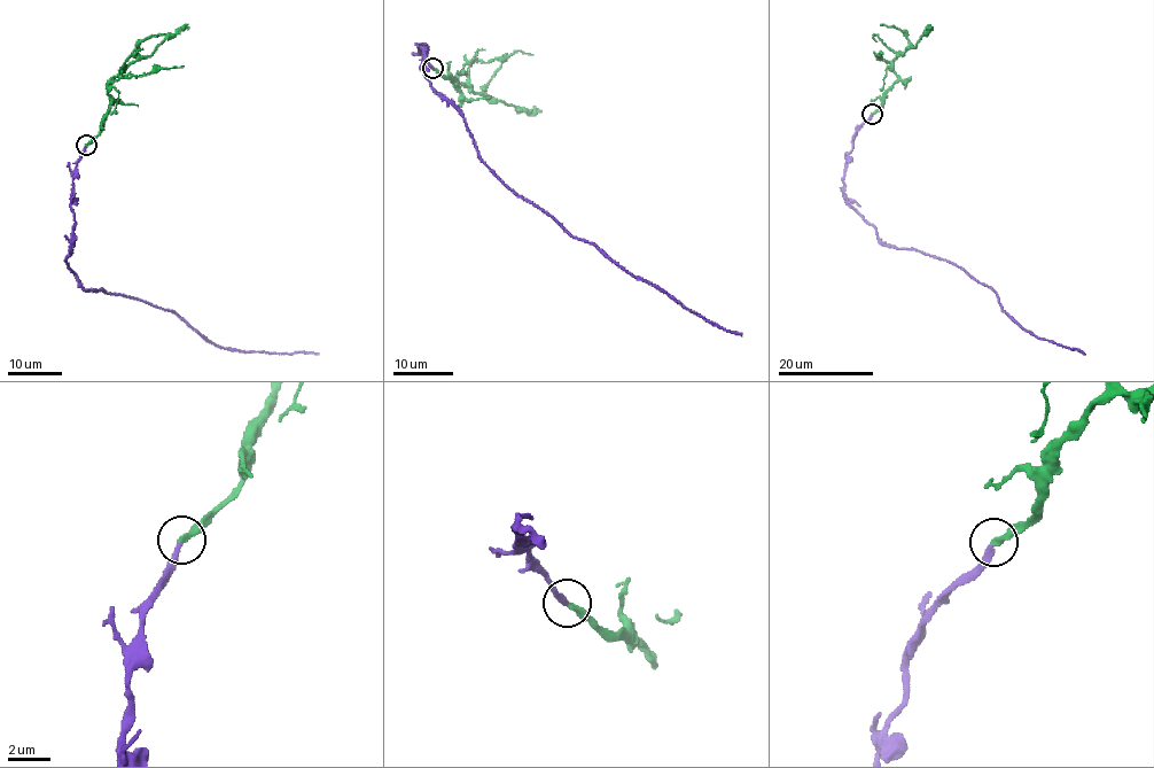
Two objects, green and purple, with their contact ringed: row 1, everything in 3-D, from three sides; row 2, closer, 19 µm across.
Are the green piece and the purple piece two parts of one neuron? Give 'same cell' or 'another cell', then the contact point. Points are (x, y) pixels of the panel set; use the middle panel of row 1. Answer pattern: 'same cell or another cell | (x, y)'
same cell | (433, 68)

